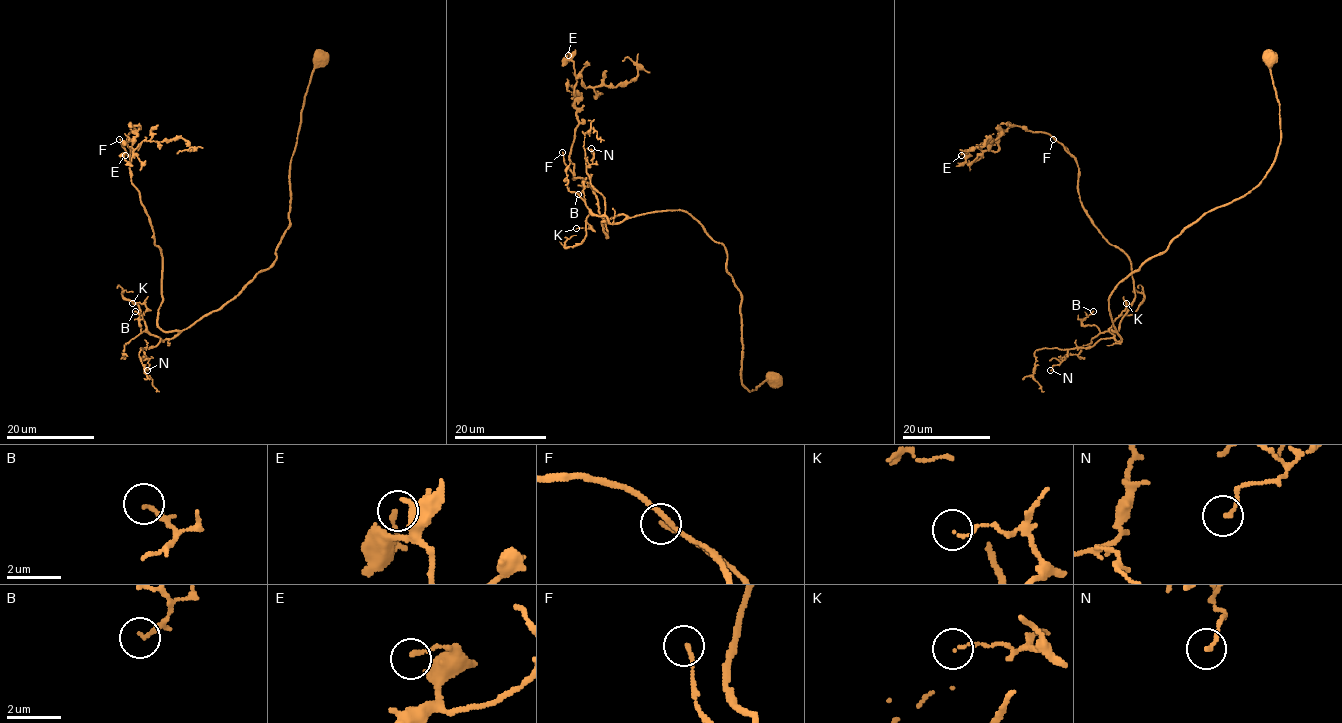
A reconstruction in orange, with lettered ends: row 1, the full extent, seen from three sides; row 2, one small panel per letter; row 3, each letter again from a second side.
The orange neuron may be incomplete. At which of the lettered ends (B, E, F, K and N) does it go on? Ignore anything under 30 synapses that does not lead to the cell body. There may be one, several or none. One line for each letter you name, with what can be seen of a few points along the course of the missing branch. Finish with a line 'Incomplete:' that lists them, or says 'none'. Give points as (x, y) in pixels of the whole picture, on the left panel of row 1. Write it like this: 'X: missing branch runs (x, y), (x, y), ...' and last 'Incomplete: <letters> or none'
F: missing branch runs (119, 139), (116, 129), (105, 131), (111, 136), (109, 148), (94, 169), (78, 170)
Incomplete: F

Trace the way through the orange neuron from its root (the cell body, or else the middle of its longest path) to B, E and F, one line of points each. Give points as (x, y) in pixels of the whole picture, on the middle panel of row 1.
B: (772, 380), (742, 383), (741, 292), (721, 243), (686, 211), (611, 224), (587, 207), (583, 182), (578, 194)
E: (772, 380), (742, 383), (741, 292), (692, 217), (617, 214), (607, 238), (573, 179), (568, 55)
F: (772, 380), (742, 383), (726, 248), (681, 210), (614, 216), (607, 238), (562, 152)

